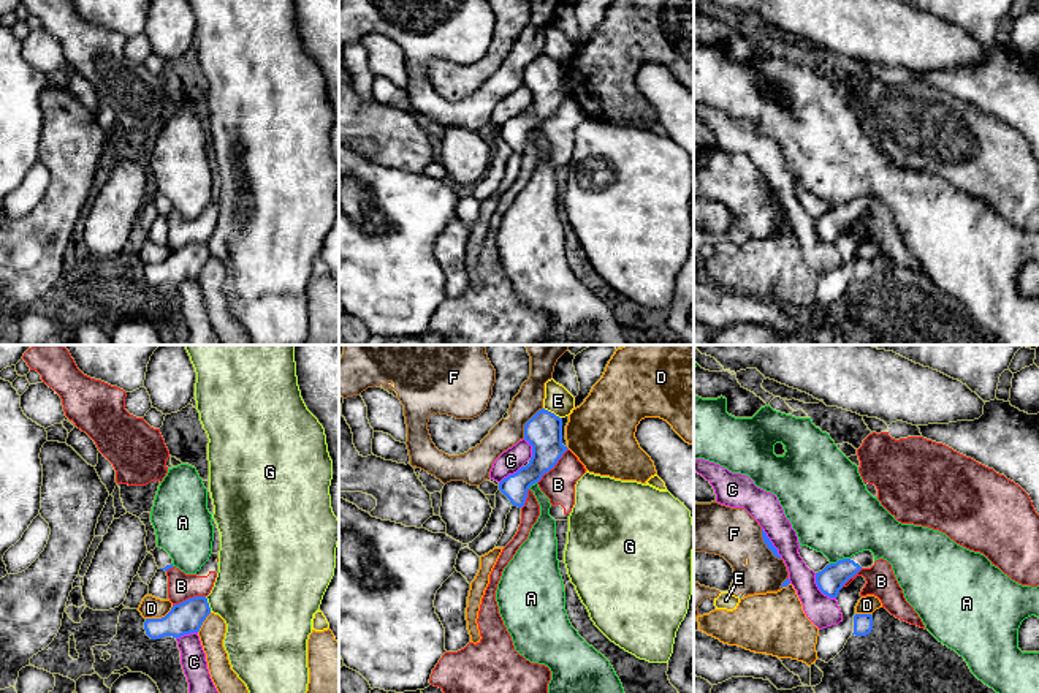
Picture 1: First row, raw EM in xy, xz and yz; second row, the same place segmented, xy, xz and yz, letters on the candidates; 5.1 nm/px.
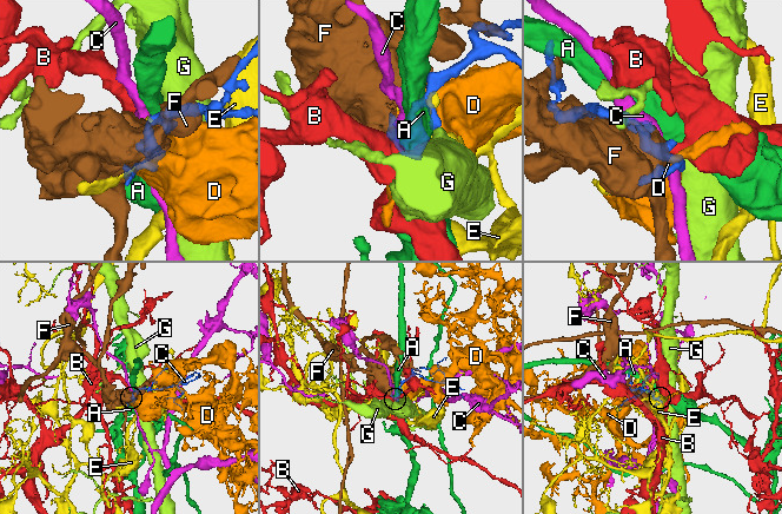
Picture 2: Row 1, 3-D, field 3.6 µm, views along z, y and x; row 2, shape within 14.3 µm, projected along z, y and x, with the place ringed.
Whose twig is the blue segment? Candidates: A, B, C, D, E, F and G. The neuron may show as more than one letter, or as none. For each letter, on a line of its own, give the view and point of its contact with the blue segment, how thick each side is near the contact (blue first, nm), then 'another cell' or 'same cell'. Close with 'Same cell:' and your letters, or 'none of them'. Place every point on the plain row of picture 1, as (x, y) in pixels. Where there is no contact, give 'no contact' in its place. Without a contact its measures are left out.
A: contact yz (840, 206); calibres 140 and 420 nm; another cell
B: contact xz (553, 111); calibres 190 and 170 nm; another cell
C: contact yz (819, 234); calibres 140 and 160 nm; another cell
D: contact xy (159, 265); calibres 160 and 110 nm; another cell
E: contact xz (553, 59); calibres 190 and 140 nm; another cell
F: contact yz (765, 189); calibres 40 and 260 nm; another cell
G: contact xy (208, 250); calibres 160 and 440 nm; another cell
Same cell: none of them

